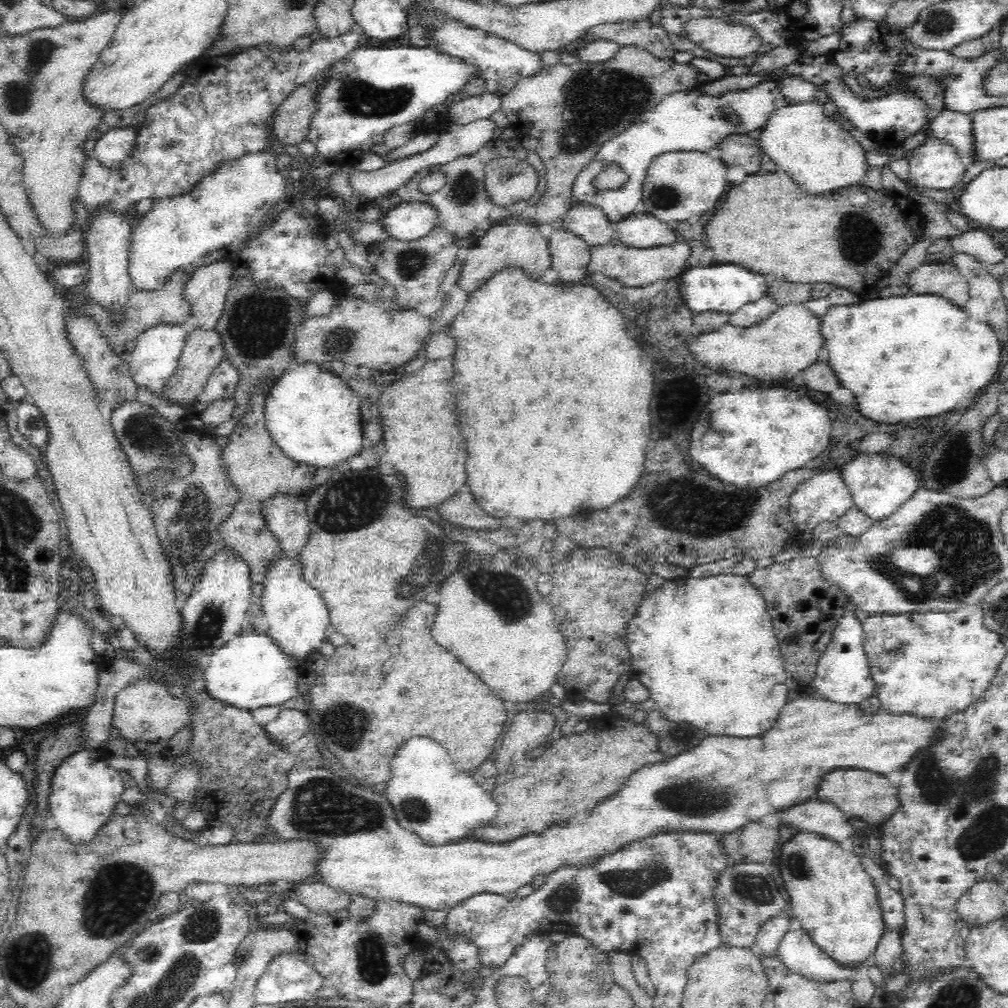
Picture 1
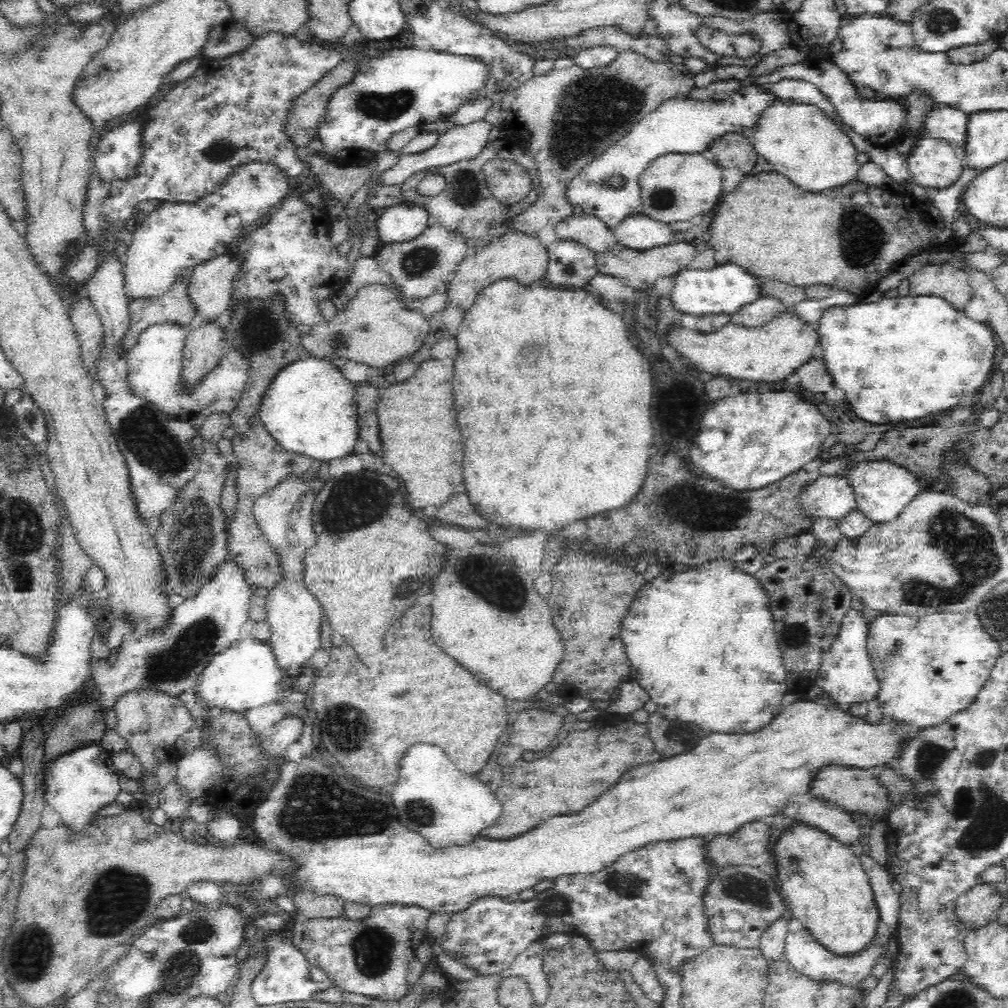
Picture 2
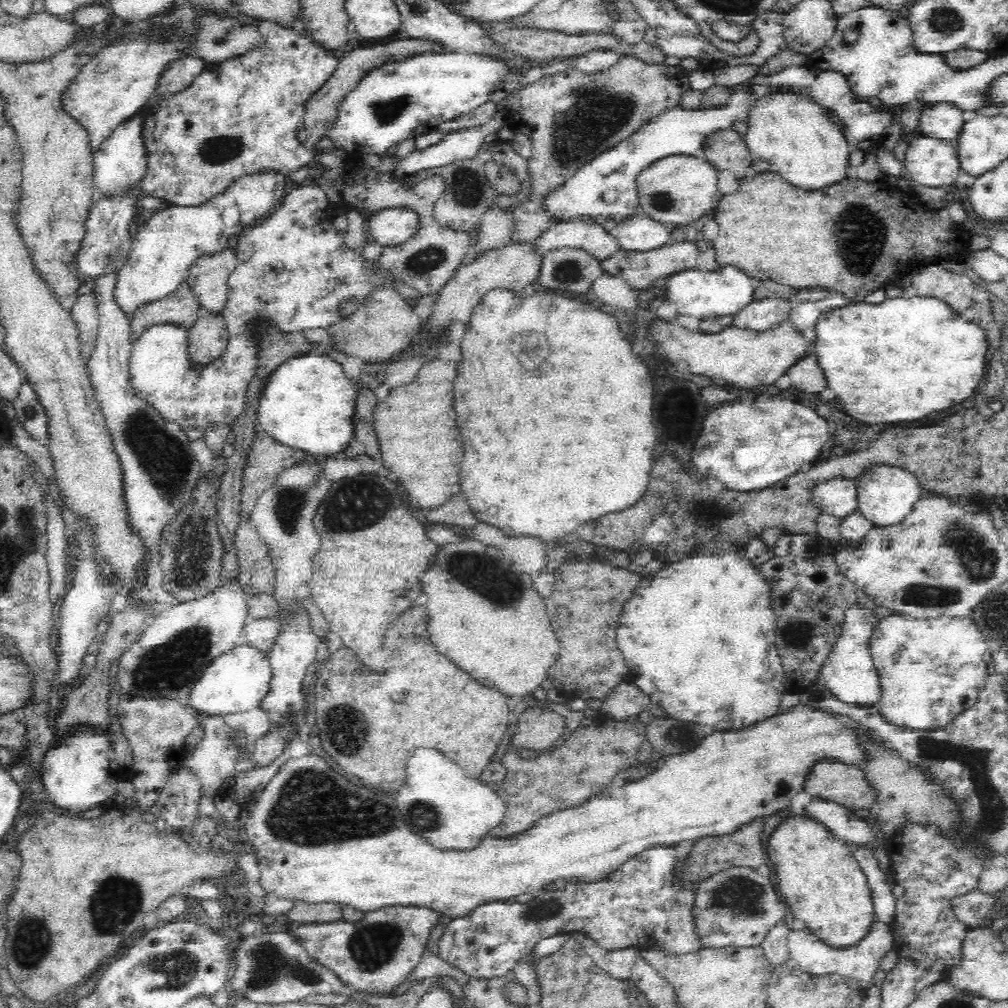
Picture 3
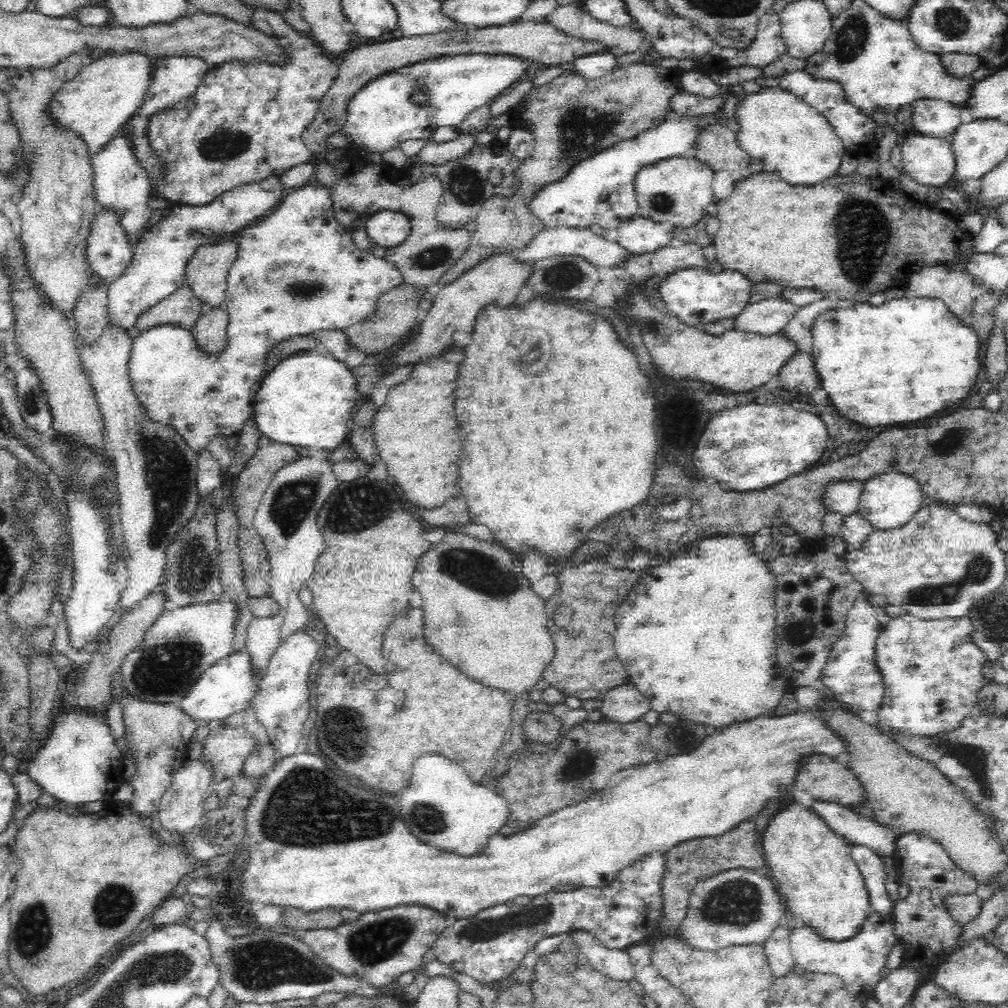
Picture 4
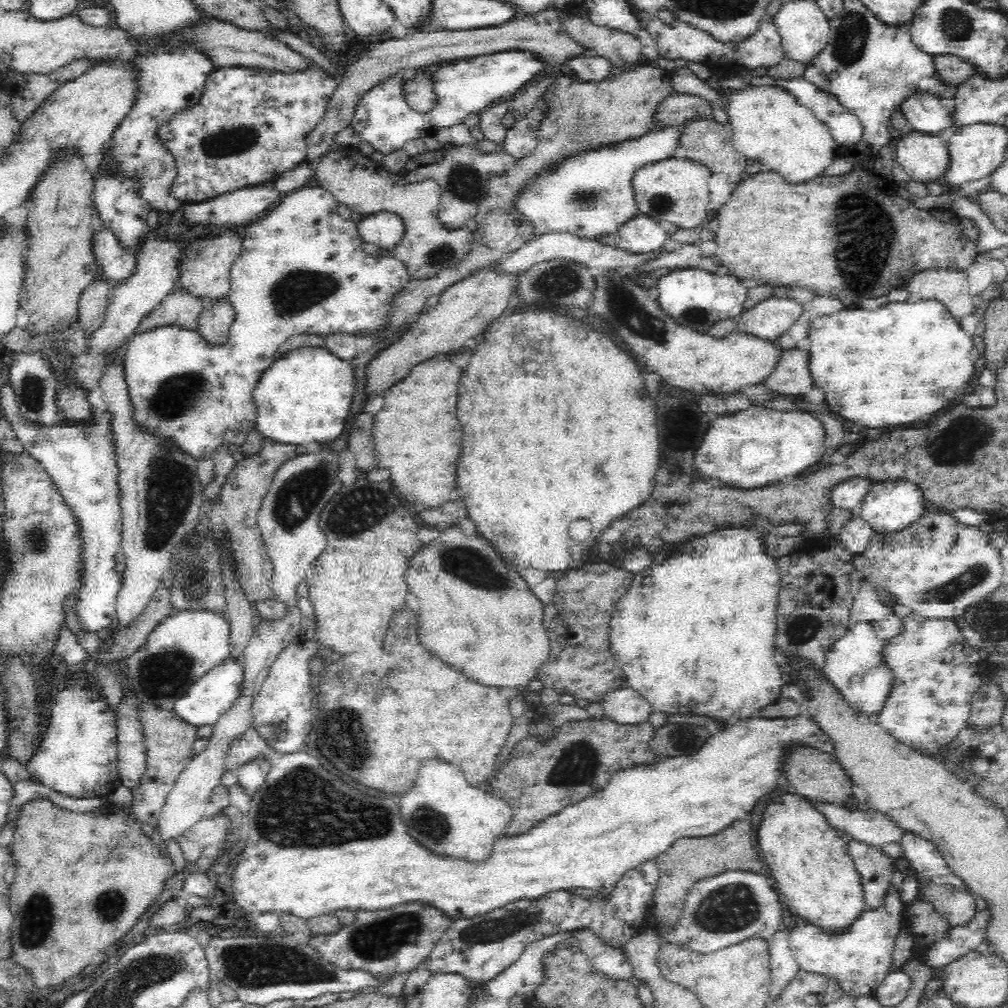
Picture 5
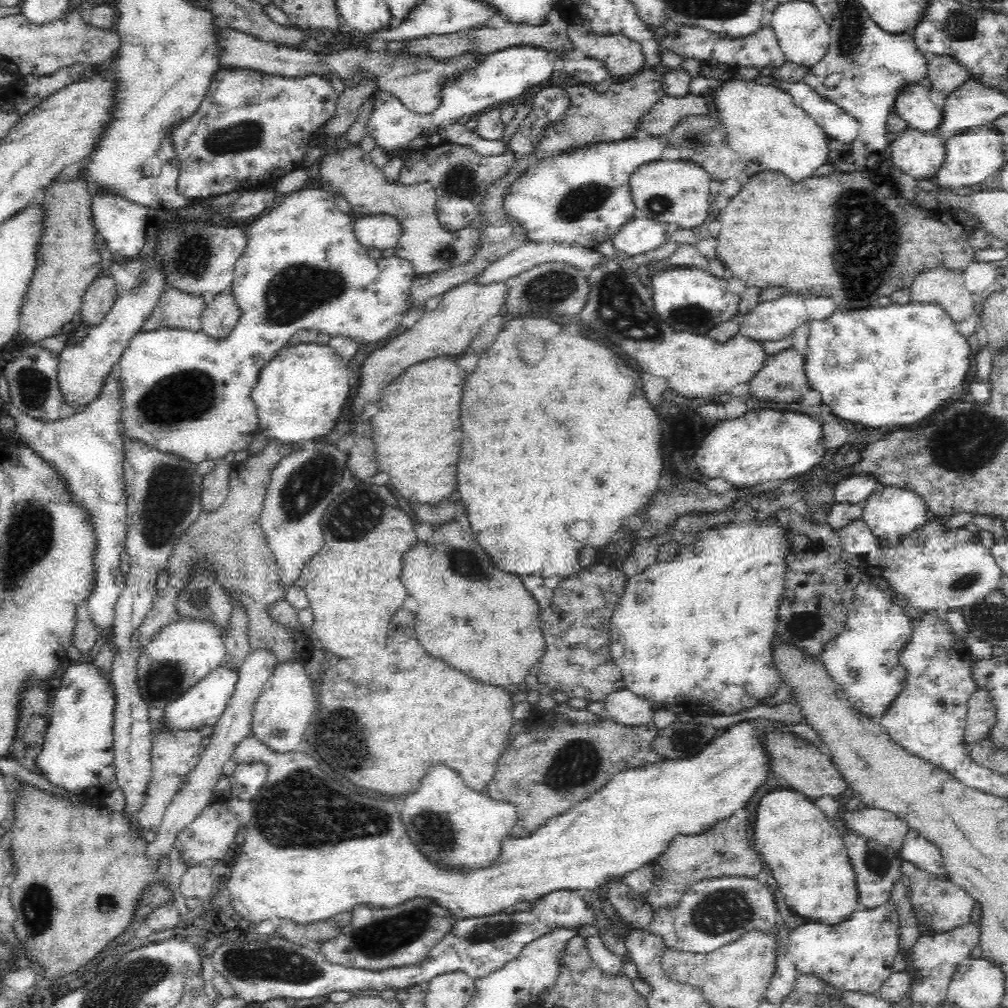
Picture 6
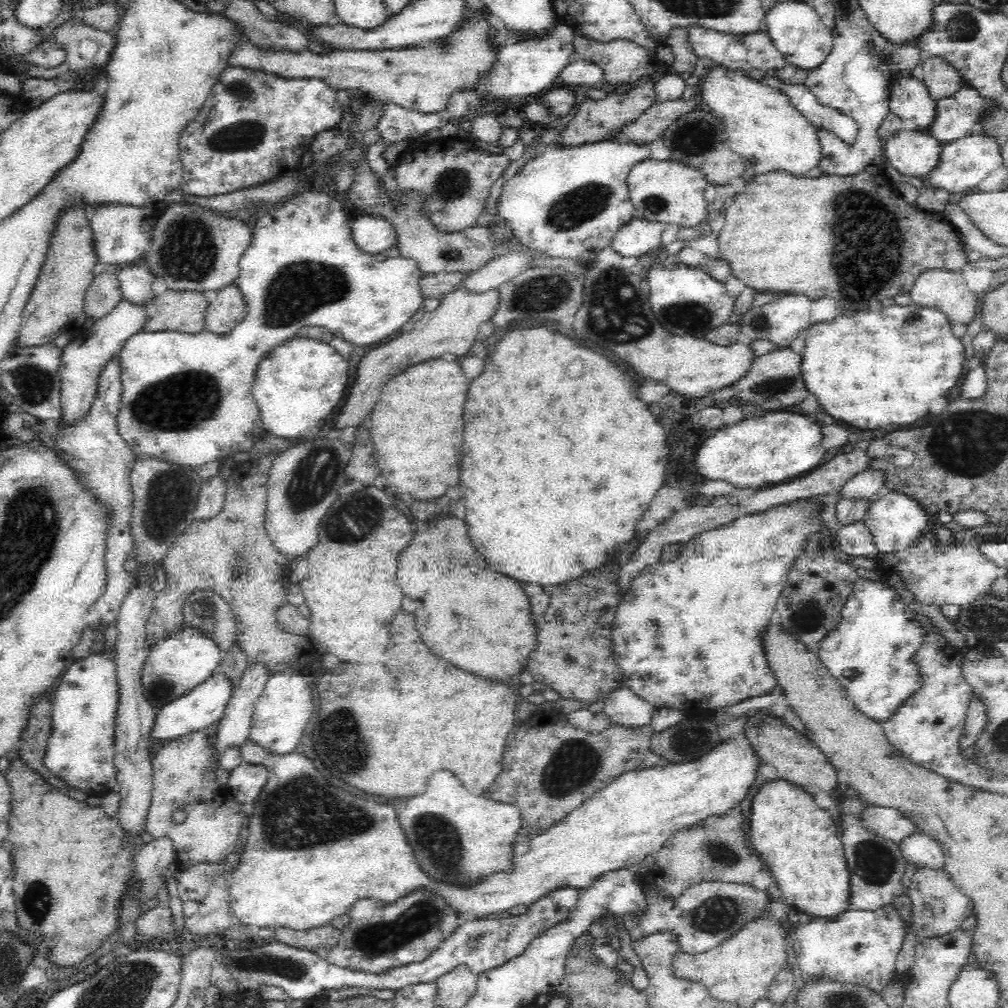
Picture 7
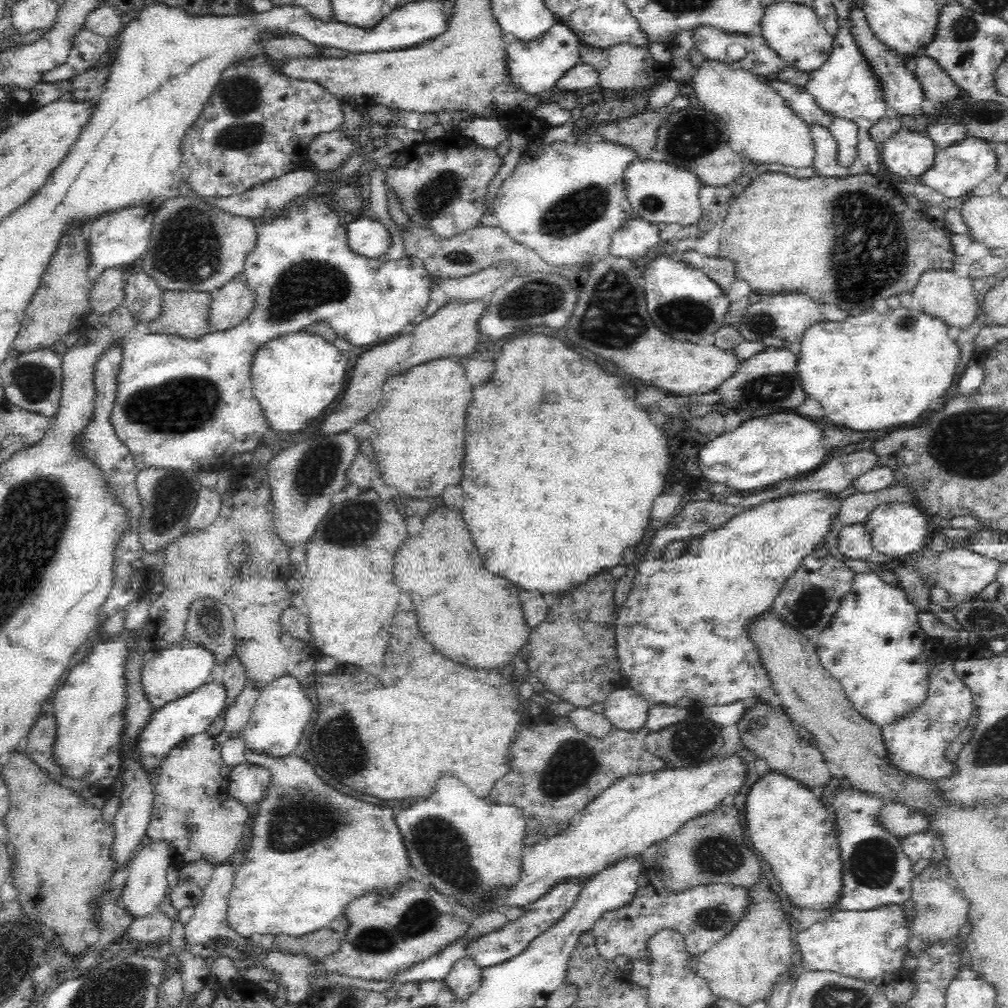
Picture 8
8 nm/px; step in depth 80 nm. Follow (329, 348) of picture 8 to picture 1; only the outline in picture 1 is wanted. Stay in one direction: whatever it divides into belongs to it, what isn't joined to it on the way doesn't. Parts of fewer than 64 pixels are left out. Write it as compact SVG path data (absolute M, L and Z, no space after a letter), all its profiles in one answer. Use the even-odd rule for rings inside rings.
M300 364L280 375L272 386L264 406L265 426L274 444L280 448L286 458L296 464L306 464L312 468L336 468L358 456L362 450L364 433L360 399L353 387L344 379L334 376L326 366L318 364Z

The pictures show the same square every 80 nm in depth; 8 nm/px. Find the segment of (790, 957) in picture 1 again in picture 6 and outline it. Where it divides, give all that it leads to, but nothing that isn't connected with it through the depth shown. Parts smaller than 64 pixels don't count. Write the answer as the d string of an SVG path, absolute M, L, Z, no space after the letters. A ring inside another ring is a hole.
M892 900L868 910L860 908L846 922L826 926L806 922L789 936L787 950L800 973L813 974L843 992L877 994L882 983L894 973L892 964L899 951L898 912Z

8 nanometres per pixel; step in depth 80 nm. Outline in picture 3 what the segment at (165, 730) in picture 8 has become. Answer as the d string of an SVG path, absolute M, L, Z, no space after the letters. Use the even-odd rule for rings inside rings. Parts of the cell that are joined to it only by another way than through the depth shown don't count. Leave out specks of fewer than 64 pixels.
M241 640L232 650L214 658L210 666L204 667L198 682L191 689L188 704L196 711L214 715L236 714L260 707L271 692L272 673L269 656L260 648L254 648Z

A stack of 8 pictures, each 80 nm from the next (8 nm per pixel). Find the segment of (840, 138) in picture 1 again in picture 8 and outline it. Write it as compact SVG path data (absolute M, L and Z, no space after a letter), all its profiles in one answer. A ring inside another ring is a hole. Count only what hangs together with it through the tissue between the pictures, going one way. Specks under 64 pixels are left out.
M706 59L690 76L686 88L693 89L702 107L717 114L726 123L730 149L754 164L782 164L786 168L812 167L816 159L816 148L812 140L811 126L796 111L787 105L782 95L760 81L756 75L744 69L731 68L724 62Z

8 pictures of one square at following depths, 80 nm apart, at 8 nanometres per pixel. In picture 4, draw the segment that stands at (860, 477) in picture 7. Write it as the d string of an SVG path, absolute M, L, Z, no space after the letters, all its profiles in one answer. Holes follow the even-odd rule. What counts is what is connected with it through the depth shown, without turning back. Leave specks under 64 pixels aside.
M838 481L827 484L820 499L828 512L836 512L845 517L857 512L862 491L863 481Z

